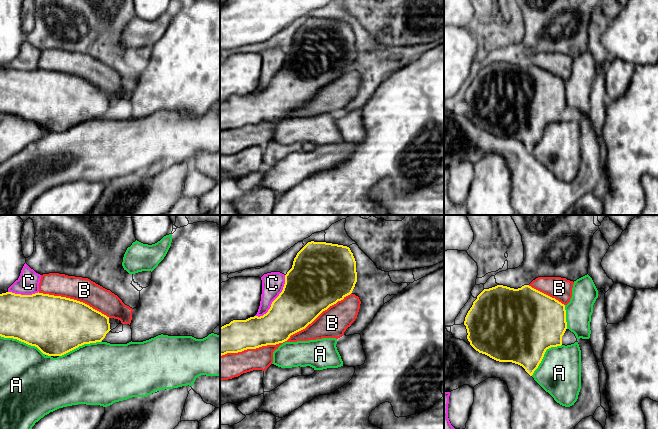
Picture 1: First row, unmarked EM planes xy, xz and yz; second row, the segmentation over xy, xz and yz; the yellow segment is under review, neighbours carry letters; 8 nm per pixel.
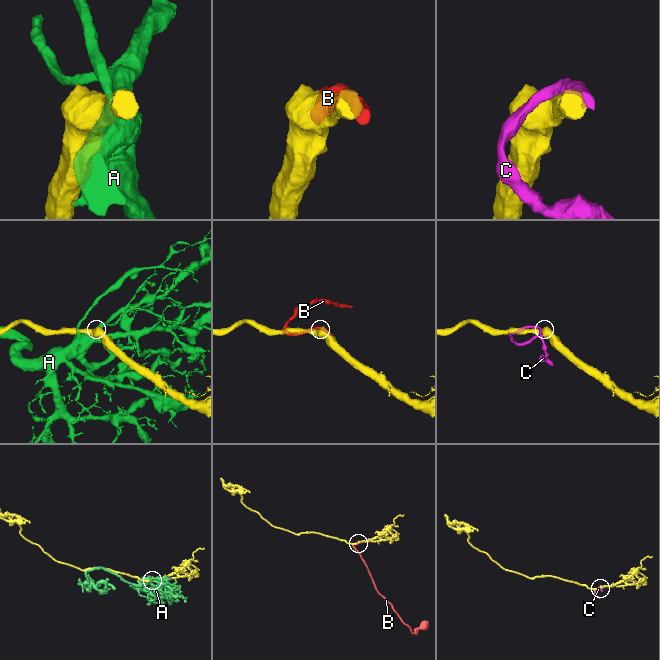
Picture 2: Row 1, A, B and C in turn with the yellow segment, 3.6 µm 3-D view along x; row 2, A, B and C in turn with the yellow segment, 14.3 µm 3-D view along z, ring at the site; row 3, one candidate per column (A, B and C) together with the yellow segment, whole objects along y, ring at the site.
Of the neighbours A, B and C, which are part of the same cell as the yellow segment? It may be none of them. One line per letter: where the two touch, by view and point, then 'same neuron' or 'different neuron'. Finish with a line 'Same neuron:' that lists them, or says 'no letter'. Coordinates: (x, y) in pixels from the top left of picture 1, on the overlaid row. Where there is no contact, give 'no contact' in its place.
A: contact xy (25, 342); different neuron
B: contact xz (285, 340); same neuron
C: contact xz (275, 299); different neuron
Same neuron: B

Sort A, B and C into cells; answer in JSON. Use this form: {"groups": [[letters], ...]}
{"groups": [["A"], ["B"], ["C"]]}

